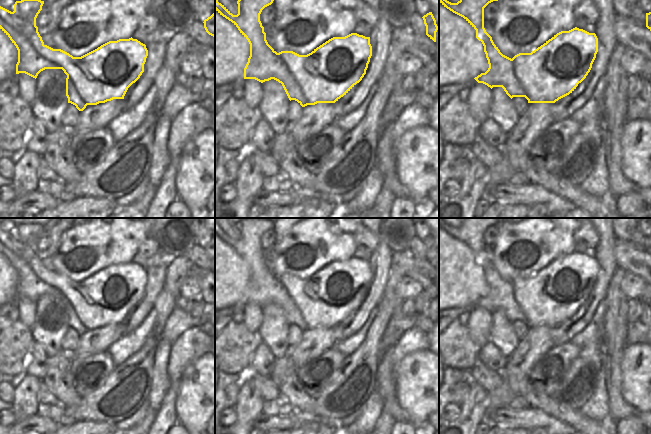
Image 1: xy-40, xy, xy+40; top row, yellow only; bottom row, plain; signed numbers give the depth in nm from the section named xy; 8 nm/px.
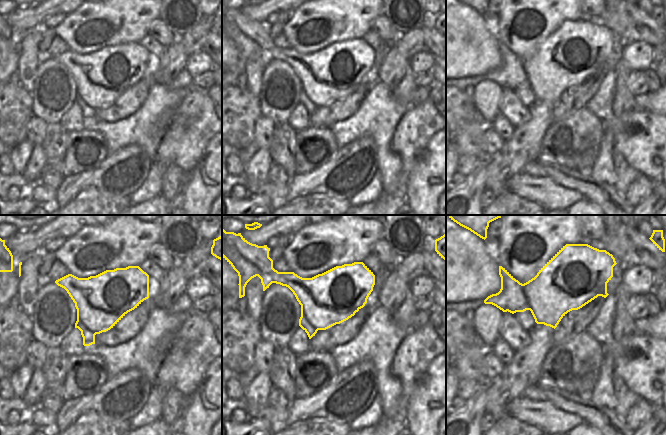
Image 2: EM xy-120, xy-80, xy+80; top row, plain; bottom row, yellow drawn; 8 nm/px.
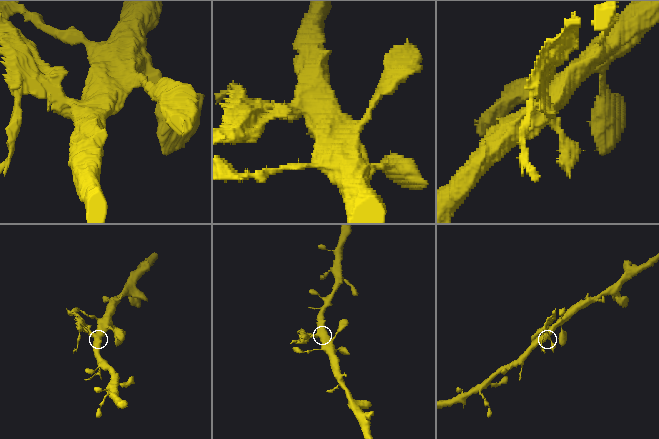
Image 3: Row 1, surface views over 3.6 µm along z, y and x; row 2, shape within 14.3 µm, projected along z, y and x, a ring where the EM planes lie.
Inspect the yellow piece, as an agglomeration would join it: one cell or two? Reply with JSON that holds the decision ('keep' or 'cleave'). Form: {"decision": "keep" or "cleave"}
{"decision": "cleave"}

